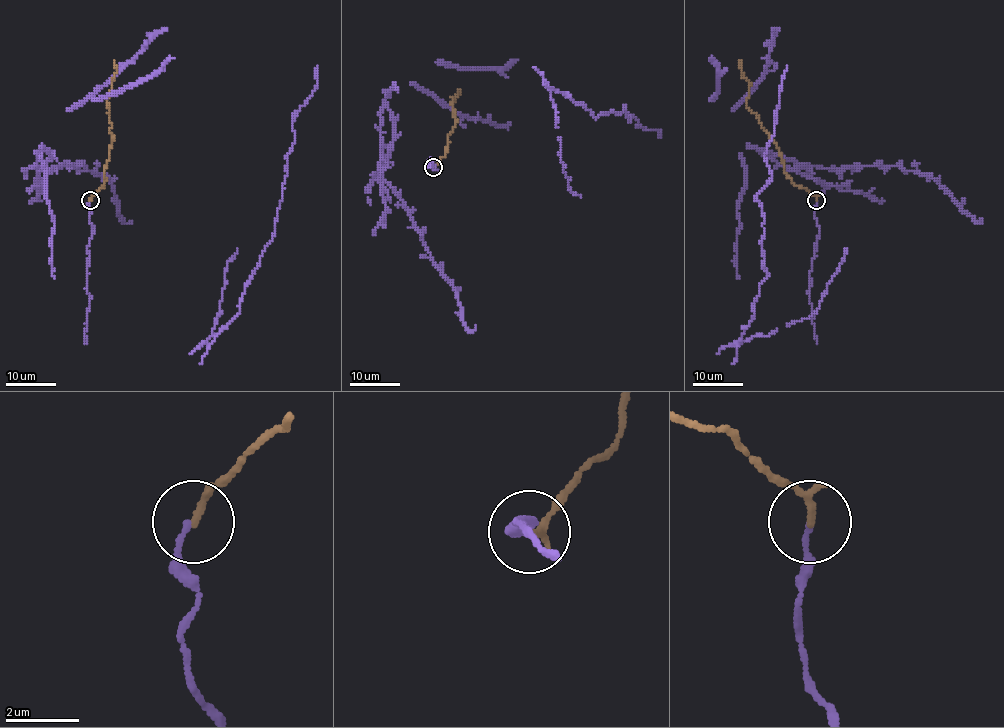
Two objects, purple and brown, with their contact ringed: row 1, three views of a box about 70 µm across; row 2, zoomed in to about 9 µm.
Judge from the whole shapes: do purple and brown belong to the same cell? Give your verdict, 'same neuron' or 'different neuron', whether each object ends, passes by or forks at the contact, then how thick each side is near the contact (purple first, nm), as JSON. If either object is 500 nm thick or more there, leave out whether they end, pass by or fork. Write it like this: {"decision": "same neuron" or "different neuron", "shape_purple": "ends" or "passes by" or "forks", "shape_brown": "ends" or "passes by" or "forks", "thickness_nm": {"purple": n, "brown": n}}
{"decision": "same neuron", "shape_purple": "ends", "shape_brown": "passes by", "thickness_nm": {"purple": 150, "brown": 140}}

